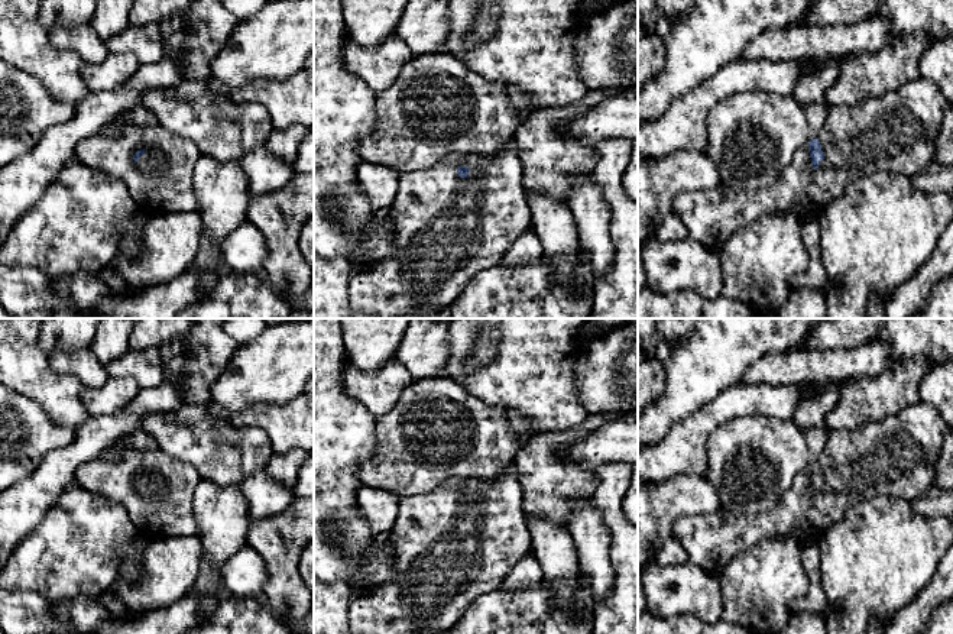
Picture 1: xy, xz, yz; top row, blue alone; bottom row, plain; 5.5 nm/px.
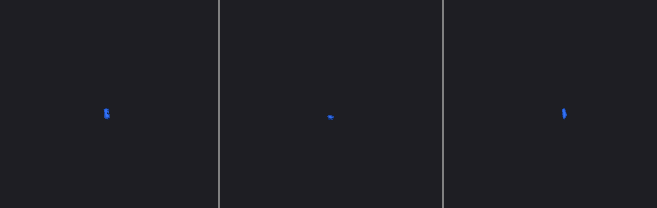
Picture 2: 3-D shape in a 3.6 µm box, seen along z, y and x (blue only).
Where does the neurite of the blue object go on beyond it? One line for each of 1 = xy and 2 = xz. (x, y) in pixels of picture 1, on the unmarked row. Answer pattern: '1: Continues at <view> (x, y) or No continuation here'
1: Continues at xy (161, 505)
2: Continues at xz (446, 553)

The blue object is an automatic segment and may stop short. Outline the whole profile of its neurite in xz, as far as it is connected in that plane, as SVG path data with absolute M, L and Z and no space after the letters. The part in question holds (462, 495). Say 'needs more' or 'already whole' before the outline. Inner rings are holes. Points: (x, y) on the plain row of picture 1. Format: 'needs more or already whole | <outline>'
needs more | M510 462L503 473L490 481L480 479L447 479L438 489L425 495L402 496L398 517L388 533L393 549L393 579L376 588L364 596L353 596L349 608L349 624L351 634L440 634L450 631L473 601L482 595L500 589L512 567L534 551L531 534L522 512L522 489L516 478L515 463Z

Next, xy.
needs more | M161 449L129 452L120 457L101 453L80 465L74 481L88 492L123 505L140 534L148 538L187 537L197 533L192 499L201 478L194 466L169 457Z

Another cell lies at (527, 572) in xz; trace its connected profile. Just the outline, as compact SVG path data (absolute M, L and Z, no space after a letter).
M531 551L522 560L519 560L503 580L500 591L503 592L518 592L525 588L537 586L542 582L544 572L534 554Z

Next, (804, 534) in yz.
M808 521L800 524L790 536L797 541L800 549L811 544L821 546L824 530L813 527Z

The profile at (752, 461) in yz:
M739 417L719 426L709 437L709 466L704 478L714 488L720 508L736 515L759 515L774 510L794 476L817 462L824 450L827 431L803 430L794 420Z

